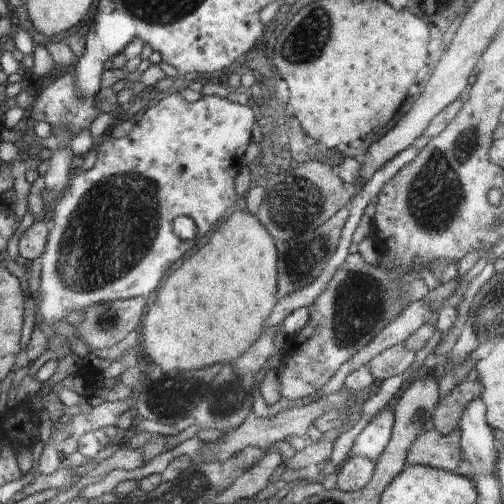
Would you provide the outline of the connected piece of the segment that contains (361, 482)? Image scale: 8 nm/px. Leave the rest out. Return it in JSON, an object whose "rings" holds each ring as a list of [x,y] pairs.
{"rings":[[[349,456],[338,469],[337,488],[346,492],[359,491],[368,484],[376,462],[363,456]]]}

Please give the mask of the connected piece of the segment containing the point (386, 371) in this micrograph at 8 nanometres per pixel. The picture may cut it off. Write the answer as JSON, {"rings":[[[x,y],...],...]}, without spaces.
{"rings":[[[400,343],[375,356],[366,366],[374,380],[383,381],[390,376],[406,372],[415,361],[414,356],[415,351],[408,350]]]}

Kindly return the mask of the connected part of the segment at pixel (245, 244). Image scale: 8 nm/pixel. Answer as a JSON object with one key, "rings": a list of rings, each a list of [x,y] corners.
{"rings":[[[249,212],[232,213],[224,222],[224,230],[216,230],[212,236],[212,248],[206,242],[196,254],[186,258],[164,282],[158,290],[154,304],[142,318],[144,338],[144,352],[148,361],[160,367],[165,373],[168,371],[187,371],[208,368],[218,360],[226,360],[224,364],[233,362],[248,350],[254,341],[262,334],[266,318],[270,316],[277,301],[278,278],[277,250],[274,240],[268,230],[258,222],[258,218]]]}

